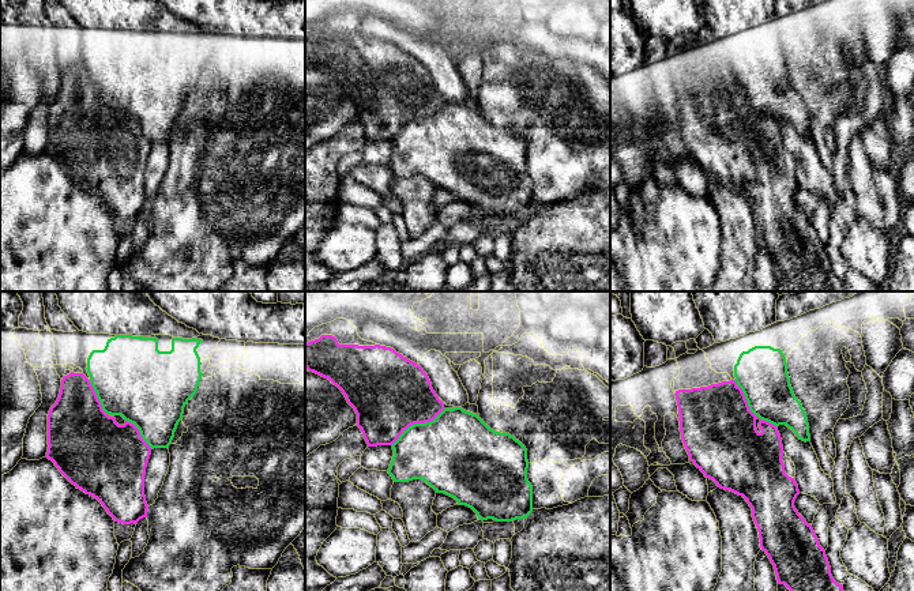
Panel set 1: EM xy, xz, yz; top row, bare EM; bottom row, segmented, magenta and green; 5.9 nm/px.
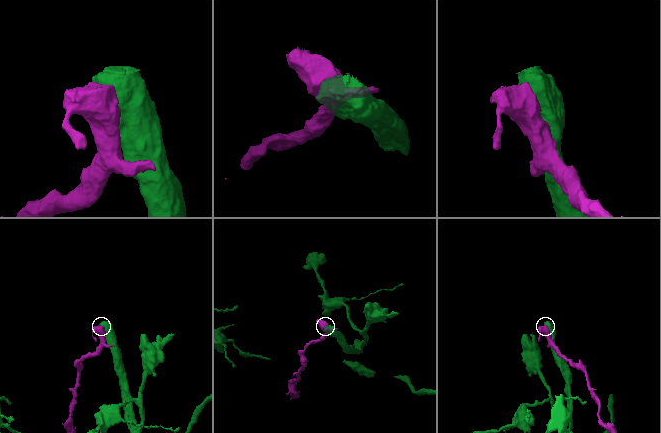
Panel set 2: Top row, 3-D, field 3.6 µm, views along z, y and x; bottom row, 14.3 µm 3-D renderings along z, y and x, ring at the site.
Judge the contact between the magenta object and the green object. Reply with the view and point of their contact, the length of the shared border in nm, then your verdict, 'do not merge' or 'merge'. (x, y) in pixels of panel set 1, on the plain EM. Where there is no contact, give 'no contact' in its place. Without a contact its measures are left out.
contact yz (748, 104); length 380 nm; merge

